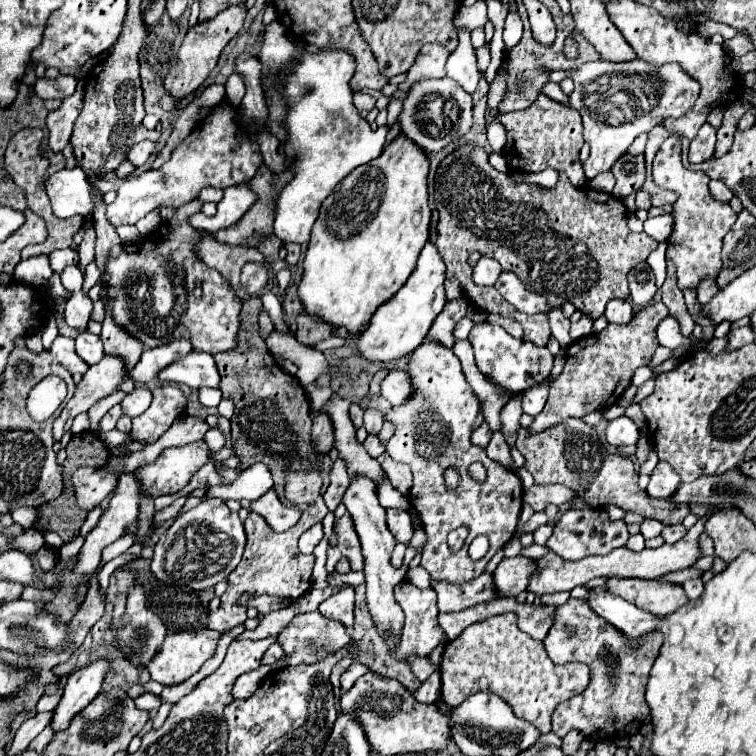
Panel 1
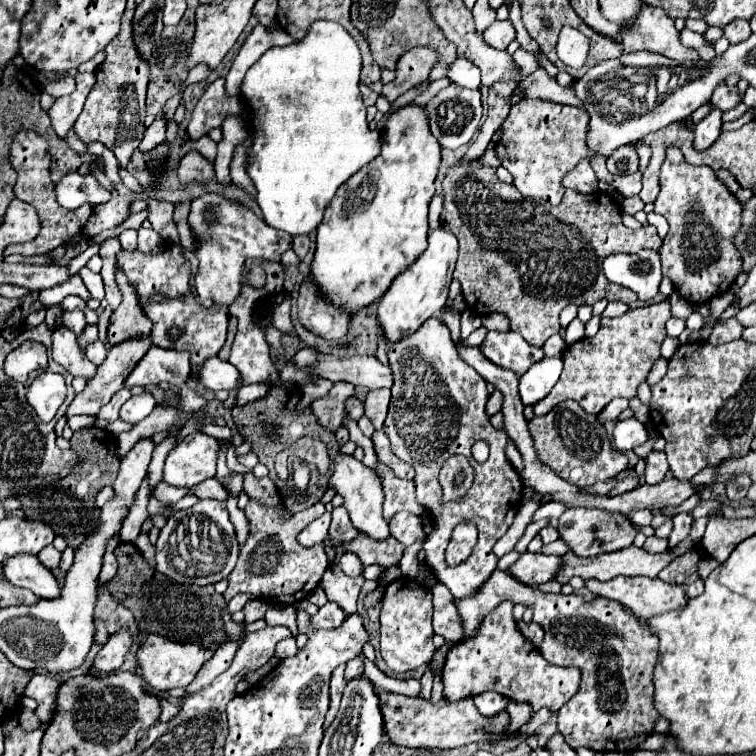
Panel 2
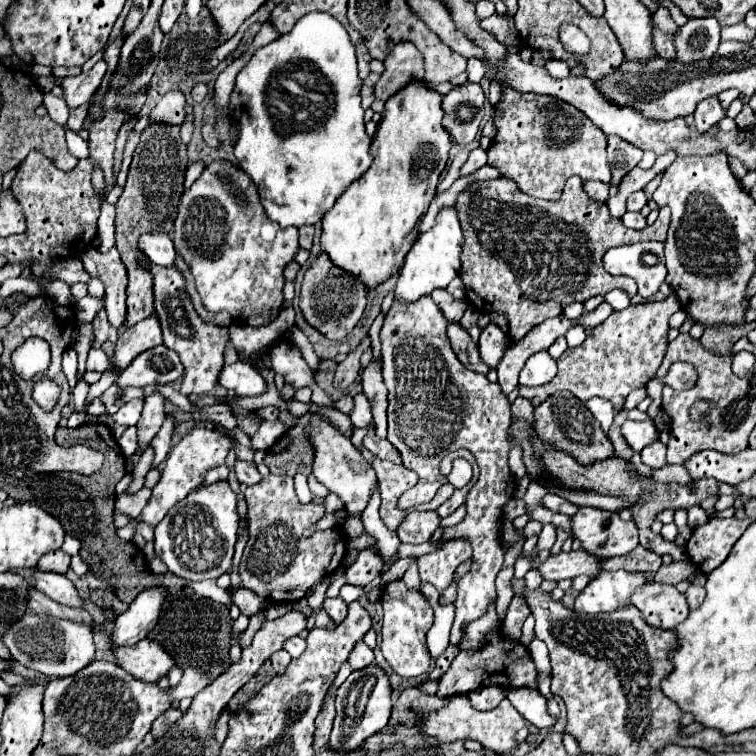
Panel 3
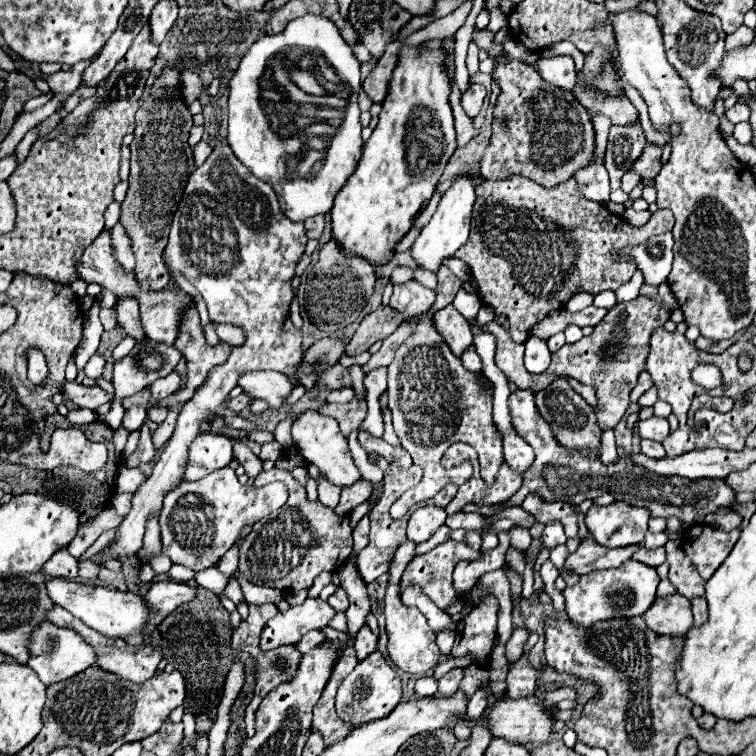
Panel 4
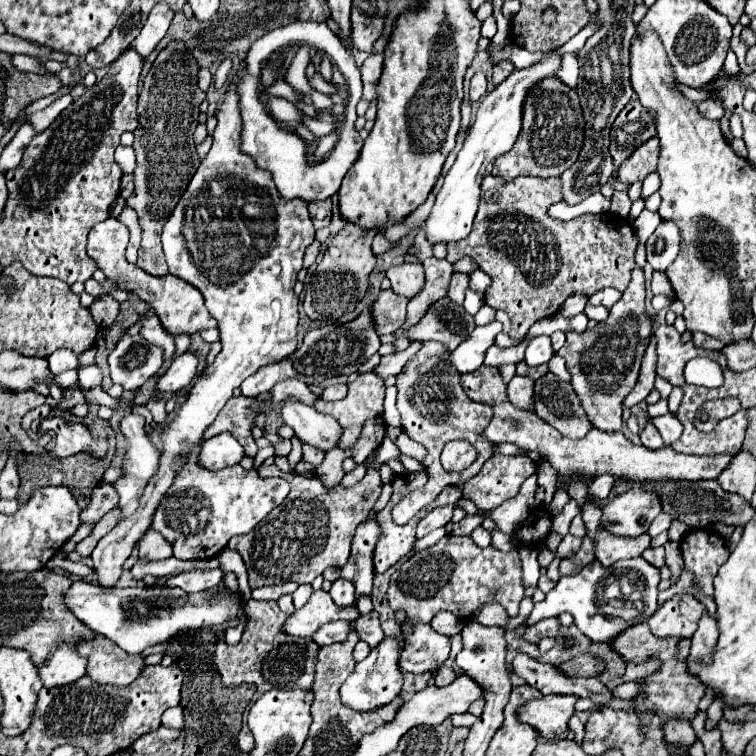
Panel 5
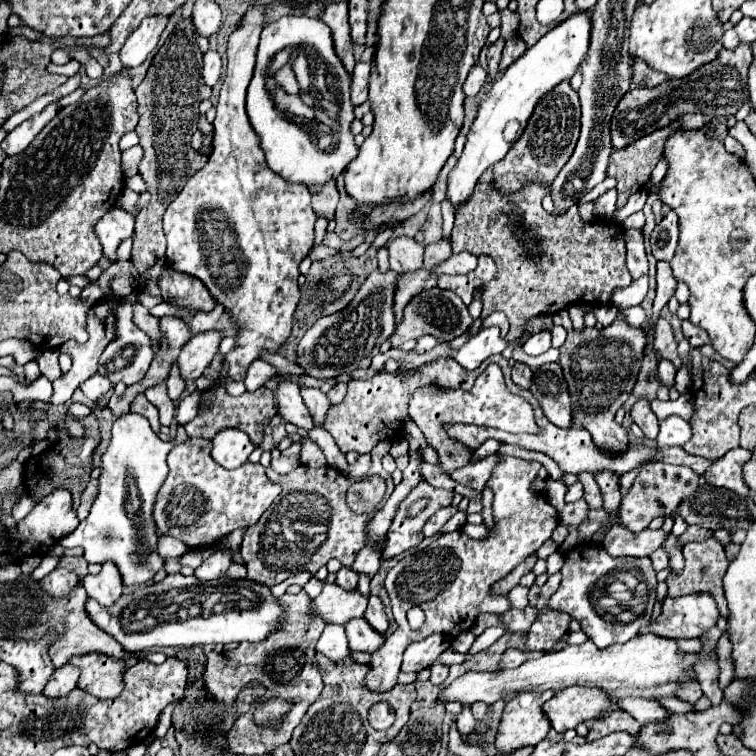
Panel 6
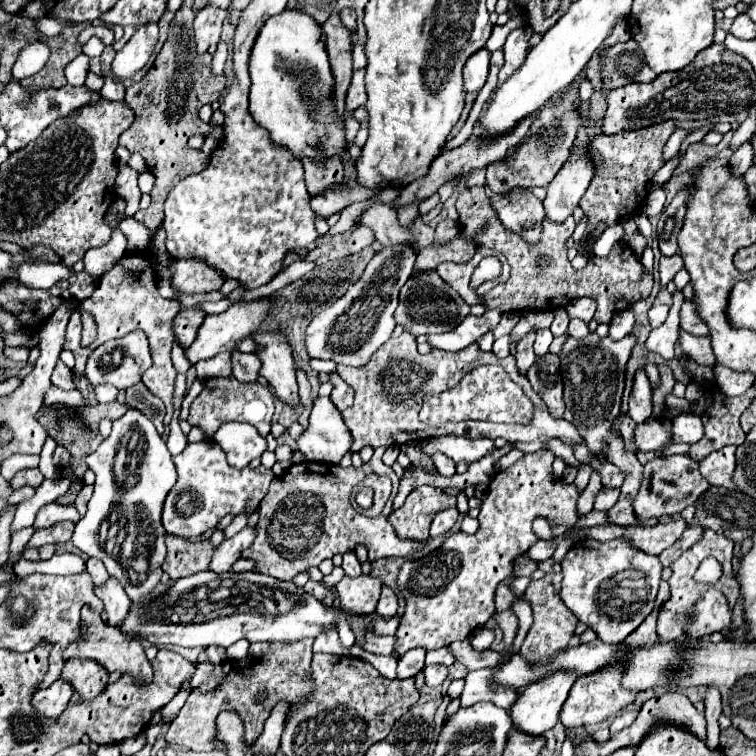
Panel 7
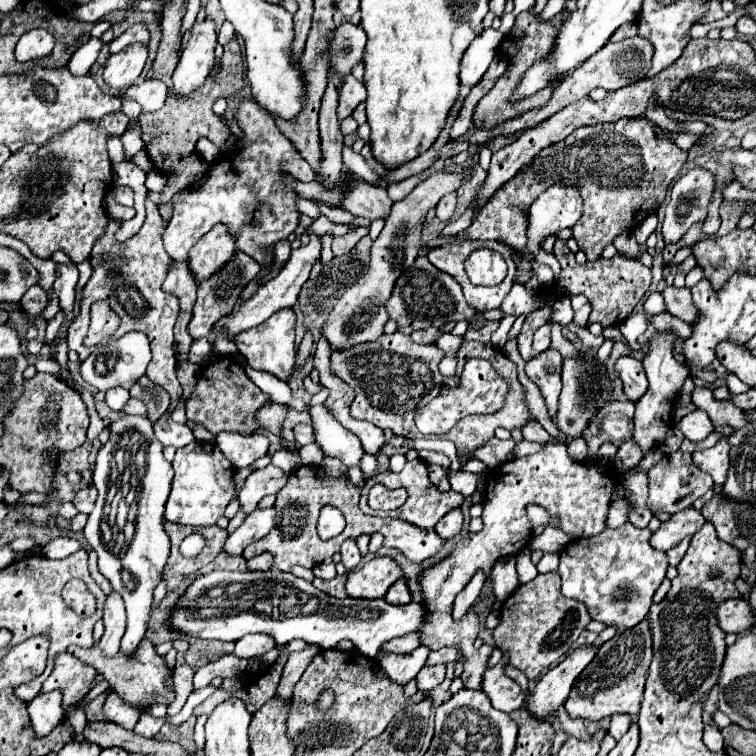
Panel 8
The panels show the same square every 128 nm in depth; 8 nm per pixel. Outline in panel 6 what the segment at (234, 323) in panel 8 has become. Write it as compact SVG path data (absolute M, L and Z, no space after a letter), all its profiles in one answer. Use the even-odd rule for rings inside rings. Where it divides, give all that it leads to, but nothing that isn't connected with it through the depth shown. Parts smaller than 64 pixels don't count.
M216 328L198 332L196 336L192 336L192 340L182 348L178 356L178 364L180 364L184 380L194 380L206 370L212 358L220 352L222 338L224 334Z

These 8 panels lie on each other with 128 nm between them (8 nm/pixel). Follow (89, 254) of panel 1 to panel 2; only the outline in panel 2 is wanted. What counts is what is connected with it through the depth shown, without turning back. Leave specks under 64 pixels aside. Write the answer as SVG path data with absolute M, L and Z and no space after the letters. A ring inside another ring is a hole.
M84 266L80 270L80 274L82 274L82 280L84 280L90 296L96 298L96 300L102 300L104 298L104 282L102 282L102 276L100 274L94 274L88 266Z

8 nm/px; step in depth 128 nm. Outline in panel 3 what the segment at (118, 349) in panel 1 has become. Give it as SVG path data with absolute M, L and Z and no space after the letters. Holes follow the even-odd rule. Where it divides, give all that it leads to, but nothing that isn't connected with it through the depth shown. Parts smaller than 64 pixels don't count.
M148 124L136 146L124 194L116 202L116 248L128 270L128 318L126 326L132 326L152 314L152 272L140 268L140 260L152 264L148 256L138 248L138 240L146 232L170 232L184 192L184 174L188 168L186 144L180 140L180 126L172 124Z

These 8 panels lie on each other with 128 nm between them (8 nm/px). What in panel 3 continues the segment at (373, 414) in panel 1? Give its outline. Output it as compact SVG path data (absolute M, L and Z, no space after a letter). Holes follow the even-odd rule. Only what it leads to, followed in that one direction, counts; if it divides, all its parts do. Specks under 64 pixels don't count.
M368 364L366 368L362 368L360 374L360 384L362 390L372 406L372 414L374 414L374 426L376 426L376 436L386 438L388 432L388 424L386 424L386 386L382 382L382 374L380 374L380 364Z

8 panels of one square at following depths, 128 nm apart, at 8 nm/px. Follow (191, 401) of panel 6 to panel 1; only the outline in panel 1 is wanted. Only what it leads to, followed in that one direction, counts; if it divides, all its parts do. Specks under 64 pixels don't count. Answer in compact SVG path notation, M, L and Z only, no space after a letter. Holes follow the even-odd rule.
M214 498L198 504L196 508L182 512L174 524L160 536L154 556L152 574L168 584L186 586L190 590L204 590L228 578L228 574L238 566L242 550L246 544L246 532L238 514L230 512L228 506Z

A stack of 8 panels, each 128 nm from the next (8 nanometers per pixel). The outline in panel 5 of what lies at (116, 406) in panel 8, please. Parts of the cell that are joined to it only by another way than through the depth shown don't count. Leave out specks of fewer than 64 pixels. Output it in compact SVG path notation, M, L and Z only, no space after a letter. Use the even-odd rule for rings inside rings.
M94 364L94 366L84 366L84 368L80 368L80 372L78 372L78 382L80 382L80 386L84 388L84 390L90 390L90 388L96 388L96 386L100 386L102 384L102 372L100 372L100 368Z

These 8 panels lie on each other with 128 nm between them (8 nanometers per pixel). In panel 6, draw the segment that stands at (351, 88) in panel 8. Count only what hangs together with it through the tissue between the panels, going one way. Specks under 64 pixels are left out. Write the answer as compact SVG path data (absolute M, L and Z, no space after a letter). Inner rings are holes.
M358 62L352 74L352 104L354 106L368 100L368 76L370 76L370 64Z

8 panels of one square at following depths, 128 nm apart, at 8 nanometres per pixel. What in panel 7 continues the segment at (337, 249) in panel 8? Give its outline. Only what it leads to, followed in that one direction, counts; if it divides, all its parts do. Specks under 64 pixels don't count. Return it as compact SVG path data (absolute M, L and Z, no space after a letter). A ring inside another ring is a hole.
M356 226L356 230L350 234L350 238L346 240L346 246L350 250L350 254L356 254L360 252L362 248L370 246L374 242L374 234L370 228L364 228L364 226Z

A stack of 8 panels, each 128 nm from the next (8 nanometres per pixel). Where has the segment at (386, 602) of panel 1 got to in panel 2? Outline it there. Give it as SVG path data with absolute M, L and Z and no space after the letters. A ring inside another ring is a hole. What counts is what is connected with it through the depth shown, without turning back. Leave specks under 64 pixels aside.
M338 452L338 456L334 458L332 476L328 478L328 488L336 490L336 494L340 494L344 498L344 508L348 510L348 514L352 518L352 524L360 532L364 532L364 534L368 534L368 536L372 536L376 540L384 540L384 538L390 536L388 522L382 518L382 502L384 502L382 482L380 482L378 474L372 468L364 466L354 456Z

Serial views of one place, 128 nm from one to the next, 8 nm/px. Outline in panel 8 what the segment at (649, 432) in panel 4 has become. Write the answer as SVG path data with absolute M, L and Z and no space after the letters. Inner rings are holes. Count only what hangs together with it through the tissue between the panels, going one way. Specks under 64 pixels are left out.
M694 410L678 422L678 428L688 440L700 442L712 432L712 420L704 410Z

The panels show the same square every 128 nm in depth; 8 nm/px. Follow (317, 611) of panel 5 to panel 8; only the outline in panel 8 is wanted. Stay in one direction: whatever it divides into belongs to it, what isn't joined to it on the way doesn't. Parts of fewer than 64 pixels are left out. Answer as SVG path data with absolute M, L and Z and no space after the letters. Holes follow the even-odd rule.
M374 556L362 568L348 574L346 592L352 598L384 598L386 590L404 578L404 570L390 556Z

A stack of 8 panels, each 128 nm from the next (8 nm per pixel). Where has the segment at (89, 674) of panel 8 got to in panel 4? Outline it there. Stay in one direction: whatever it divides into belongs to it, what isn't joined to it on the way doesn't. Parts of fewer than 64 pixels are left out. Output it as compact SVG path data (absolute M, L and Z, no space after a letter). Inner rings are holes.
M56 606L52 612L48 612L48 620L50 620L52 624L56 624L56 626L72 628L74 632L78 632L78 634L86 640L86 644L90 644L92 650L96 652L96 664L94 664L94 666L104 668L106 672L112 672L112 674L116 674L116 676L120 676L120 678L124 678L124 680L130 680L130 682L136 682L136 684L148 680L148 678L156 672L158 662L162 660L162 652L160 652L160 650L156 650L156 648L152 648L152 646L140 646L140 648L136 648L136 646L126 644L124 640L112 640L112 638L108 638L108 636L104 636L104 634L100 634L100 632L88 628L84 622L76 620L68 610L64 610L64 608L60 608L60 606Z

